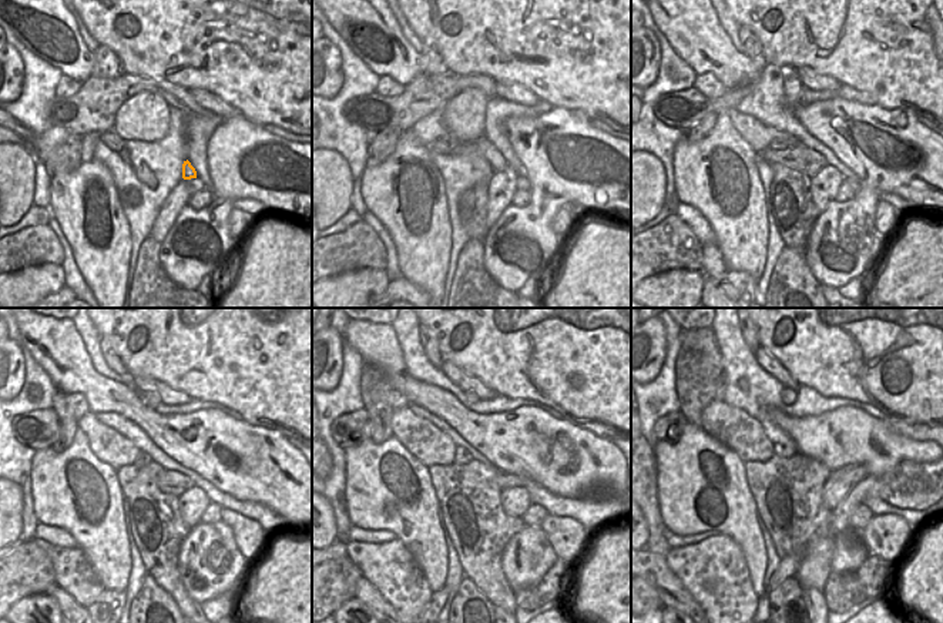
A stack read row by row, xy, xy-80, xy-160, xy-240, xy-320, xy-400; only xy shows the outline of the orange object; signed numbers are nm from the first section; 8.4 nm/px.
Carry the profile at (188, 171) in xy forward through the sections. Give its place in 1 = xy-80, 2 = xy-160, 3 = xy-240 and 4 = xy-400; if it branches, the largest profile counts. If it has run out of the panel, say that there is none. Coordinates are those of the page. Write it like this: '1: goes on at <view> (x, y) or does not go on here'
1: goes on at xy-80 (493, 157)
2: goes on at xy-160 (758, 136)
3: goes on at xy-240 (110, 446)
4: goes on at xy-400 (732, 426)

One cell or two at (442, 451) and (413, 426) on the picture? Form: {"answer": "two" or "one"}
{"answer": "one"}

